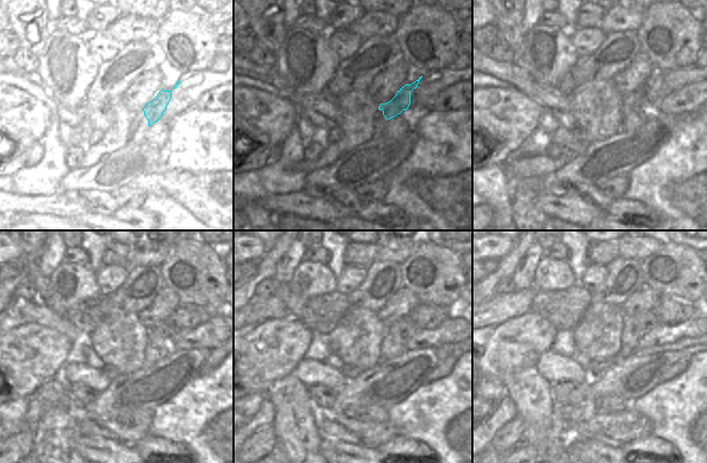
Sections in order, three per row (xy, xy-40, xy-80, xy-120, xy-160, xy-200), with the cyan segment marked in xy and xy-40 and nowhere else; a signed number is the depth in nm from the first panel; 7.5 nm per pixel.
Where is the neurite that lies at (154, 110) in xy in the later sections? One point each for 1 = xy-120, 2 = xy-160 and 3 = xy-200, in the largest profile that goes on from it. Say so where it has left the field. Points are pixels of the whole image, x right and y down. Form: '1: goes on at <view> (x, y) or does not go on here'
1: goes on at xy-120 (189, 312)
2: goes on at xy-160 (438, 314)
3: goes on at xy-200 (669, 308)

